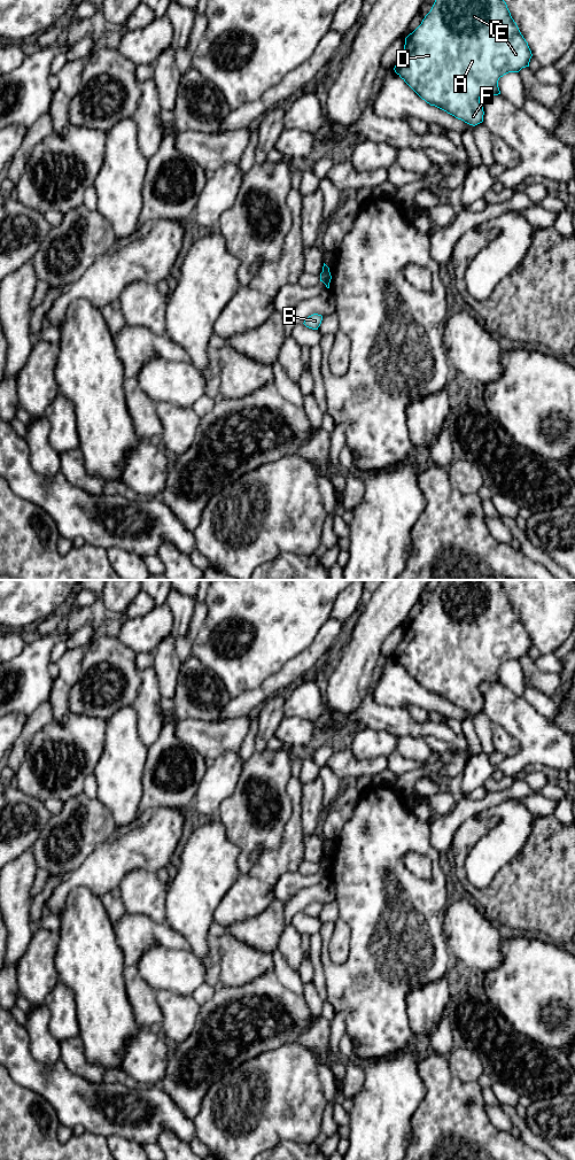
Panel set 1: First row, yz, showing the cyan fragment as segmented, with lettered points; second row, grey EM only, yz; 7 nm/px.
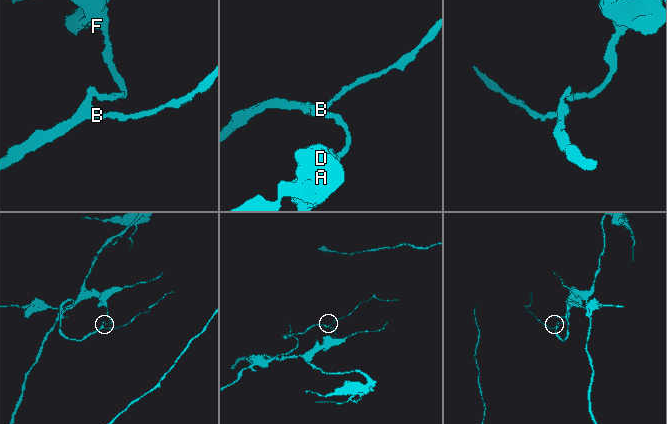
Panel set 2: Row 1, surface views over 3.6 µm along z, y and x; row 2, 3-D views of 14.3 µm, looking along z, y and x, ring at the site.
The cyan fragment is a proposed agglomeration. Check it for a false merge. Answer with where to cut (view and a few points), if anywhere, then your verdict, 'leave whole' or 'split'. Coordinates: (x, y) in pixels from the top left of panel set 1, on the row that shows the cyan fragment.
yz (328, 270), (323, 272) | split

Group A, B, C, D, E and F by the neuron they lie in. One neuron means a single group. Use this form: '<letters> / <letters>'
A C D E F / B

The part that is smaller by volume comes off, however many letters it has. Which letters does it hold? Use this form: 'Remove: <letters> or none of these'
Remove: B

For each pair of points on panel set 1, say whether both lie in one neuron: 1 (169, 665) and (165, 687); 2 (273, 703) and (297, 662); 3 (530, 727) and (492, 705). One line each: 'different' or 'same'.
1: same
2: different
3: same

